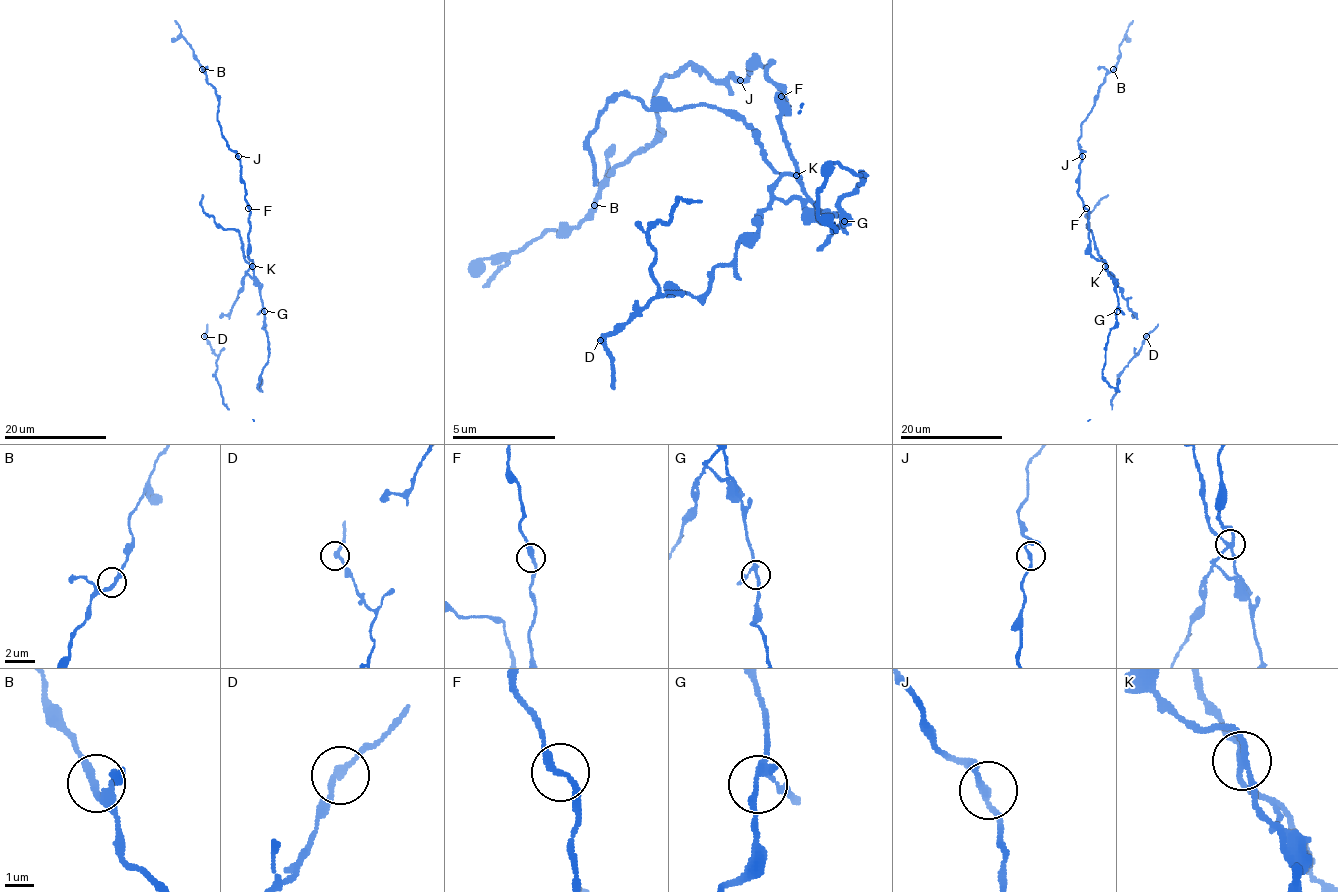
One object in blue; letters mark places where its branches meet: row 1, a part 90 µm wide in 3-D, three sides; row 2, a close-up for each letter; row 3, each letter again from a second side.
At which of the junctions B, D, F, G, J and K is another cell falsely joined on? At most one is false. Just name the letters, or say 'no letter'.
K

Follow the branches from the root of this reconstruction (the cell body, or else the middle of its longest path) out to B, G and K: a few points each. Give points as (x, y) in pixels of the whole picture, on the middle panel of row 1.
B: (781, 111), (771, 65), (740, 80), (688, 65), (657, 85), (662, 127), (594, 205)
G: (781, 111), (781, 127), (787, 132), (802, 189), (833, 226), (844, 221)
K: (781, 111), (781, 127), (787, 132), (787, 143), (792, 148), (792, 163), (797, 174)

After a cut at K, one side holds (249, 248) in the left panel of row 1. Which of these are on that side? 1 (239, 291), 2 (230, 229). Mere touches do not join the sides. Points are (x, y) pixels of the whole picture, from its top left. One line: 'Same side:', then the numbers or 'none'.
Same side: none

